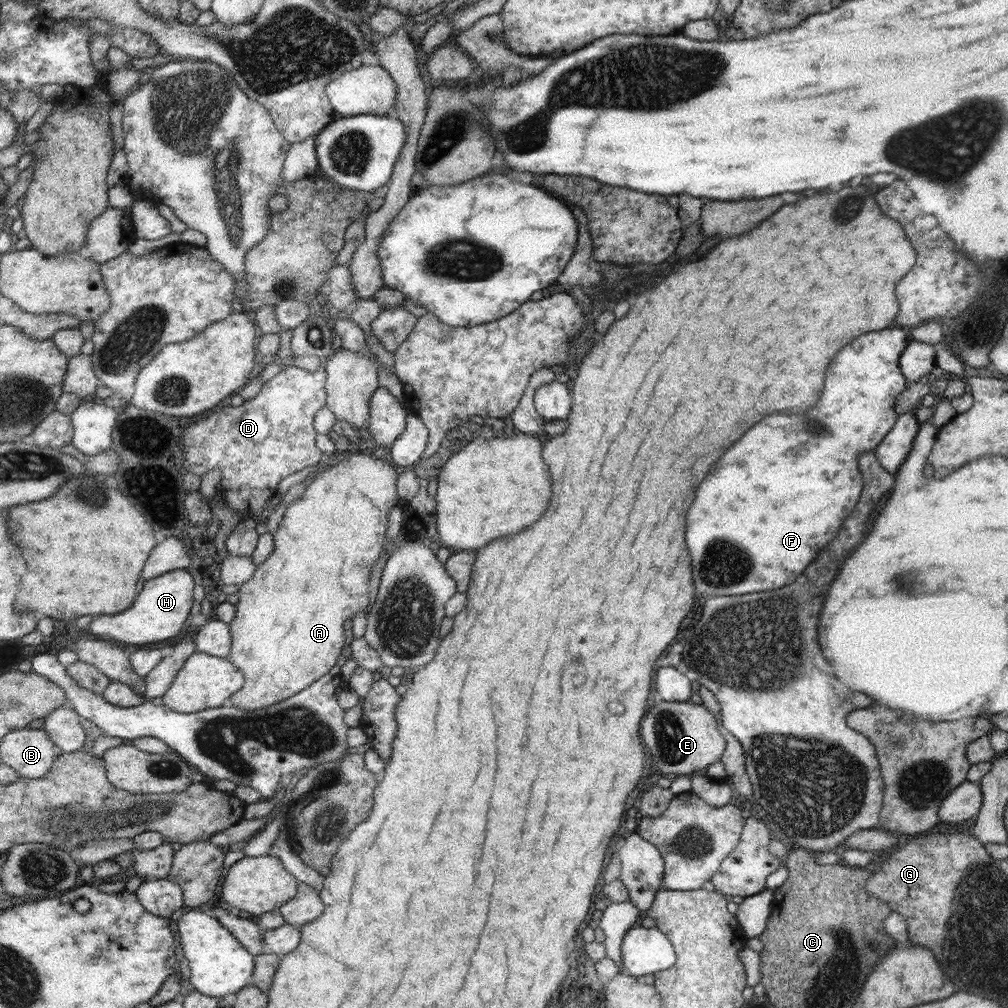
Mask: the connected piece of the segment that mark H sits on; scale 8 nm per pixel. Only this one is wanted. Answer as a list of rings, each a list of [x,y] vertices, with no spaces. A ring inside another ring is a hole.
[[[186,569],[173,570],[147,580],[132,610],[115,615],[102,615],[92,620],[88,629],[89,634],[102,640],[109,639],[123,646],[124,644],[152,644],[152,642],[171,640],[176,634],[180,634],[184,622],[189,620],[194,586],[196,584]]]

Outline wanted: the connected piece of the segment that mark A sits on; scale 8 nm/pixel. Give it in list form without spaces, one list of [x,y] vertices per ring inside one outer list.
[[[358,451],[347,458],[339,461],[334,466],[329,466],[326,470],[311,482],[303,493],[303,497],[292,501],[286,508],[283,519],[281,520],[277,532],[273,535],[273,550],[268,554],[268,558],[260,564],[252,575],[252,578],[244,584],[238,584],[239,589],[236,593],[239,597],[238,603],[235,605],[236,614],[234,621],[230,623],[229,630],[232,638],[231,652],[228,661],[238,667],[246,678],[246,684],[239,693],[234,694],[229,704],[242,710],[260,710],[266,706],[272,706],[276,702],[282,702],[286,698],[302,693],[308,686],[319,681],[319,678],[328,674],[328,670],[336,664],[336,658],[342,652],[344,646],[344,622],[348,618],[354,619],[358,616],[356,612],[364,610],[368,606],[368,576],[370,576],[370,568],[372,564],[378,560],[380,552],[382,552],[382,544],[384,544],[384,534],[386,534],[386,524],[388,524],[388,512],[396,506],[398,500],[399,486],[396,486],[396,472],[390,464],[386,464],[386,460],[378,459],[372,455],[366,455]]]

